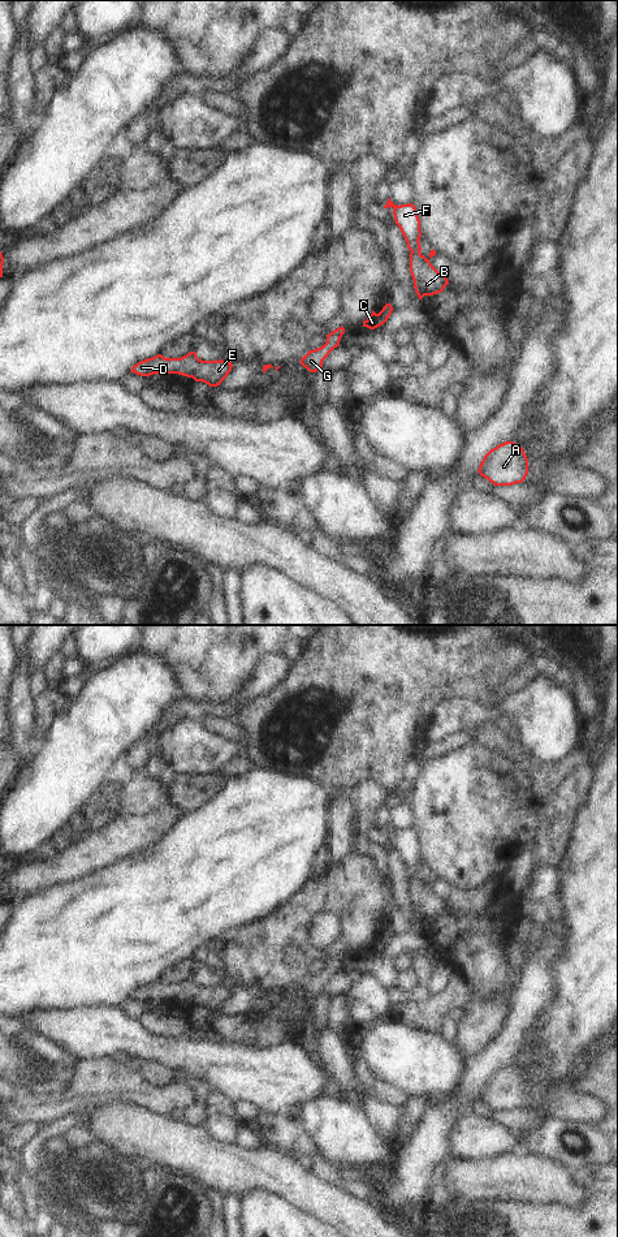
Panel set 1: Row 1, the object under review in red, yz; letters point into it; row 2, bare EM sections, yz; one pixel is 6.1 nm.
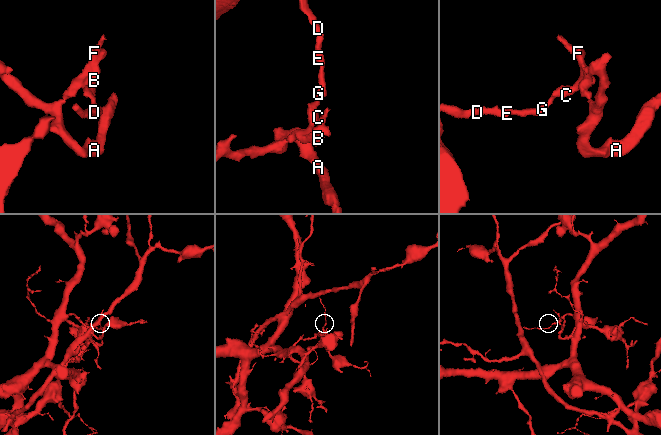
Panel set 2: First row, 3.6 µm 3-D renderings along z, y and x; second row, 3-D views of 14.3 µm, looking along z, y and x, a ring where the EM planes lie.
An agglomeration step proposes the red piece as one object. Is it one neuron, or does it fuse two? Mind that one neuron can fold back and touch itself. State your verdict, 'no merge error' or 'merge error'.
merge error

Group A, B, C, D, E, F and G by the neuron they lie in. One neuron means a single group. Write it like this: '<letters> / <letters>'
A F / B C D E G

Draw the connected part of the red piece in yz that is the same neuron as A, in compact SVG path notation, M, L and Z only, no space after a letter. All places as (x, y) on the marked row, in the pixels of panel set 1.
M505 441L484 456L477 471L494 486L522 483L528 474L528 458L519 444Z

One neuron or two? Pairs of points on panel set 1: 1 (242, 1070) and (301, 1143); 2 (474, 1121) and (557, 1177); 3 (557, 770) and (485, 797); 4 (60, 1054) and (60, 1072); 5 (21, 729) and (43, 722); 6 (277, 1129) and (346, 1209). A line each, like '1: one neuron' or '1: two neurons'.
1: two neurons
2: two neurons
3: two neurons
4: two neurons
5: two neurons
6: two neurons

